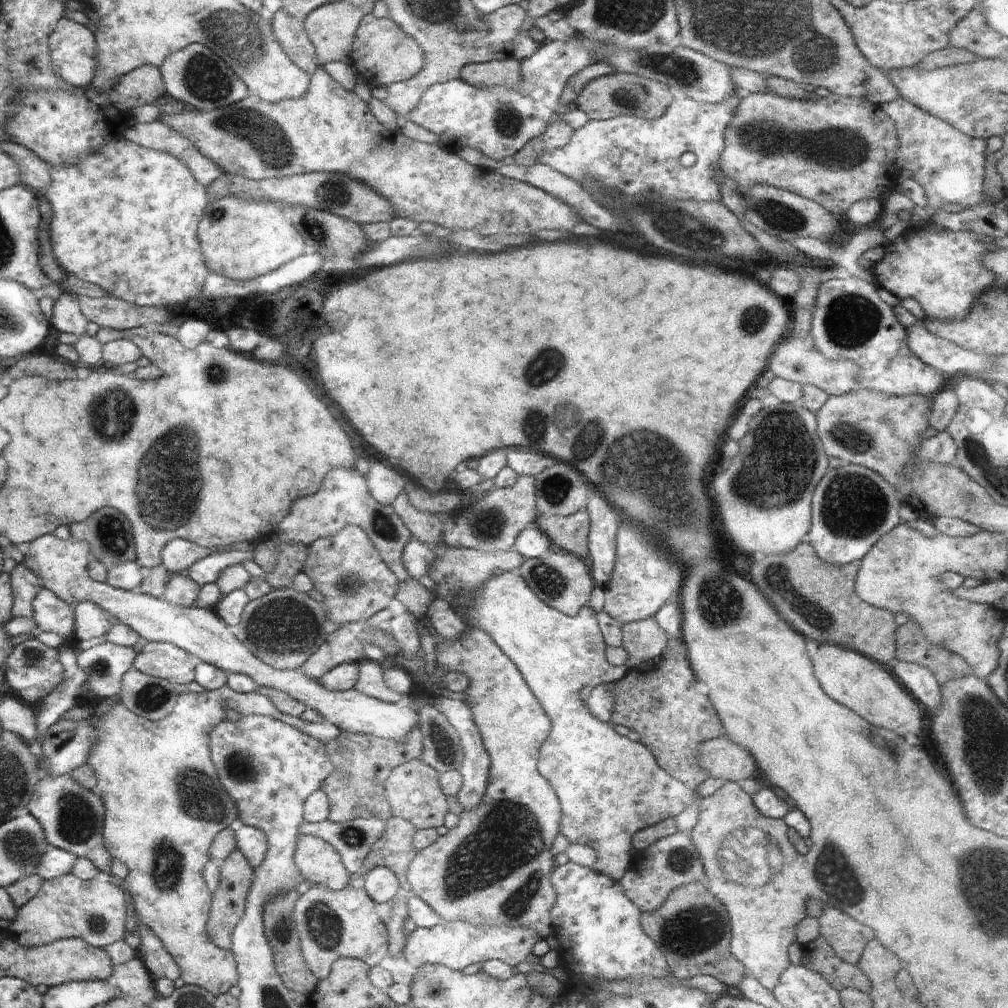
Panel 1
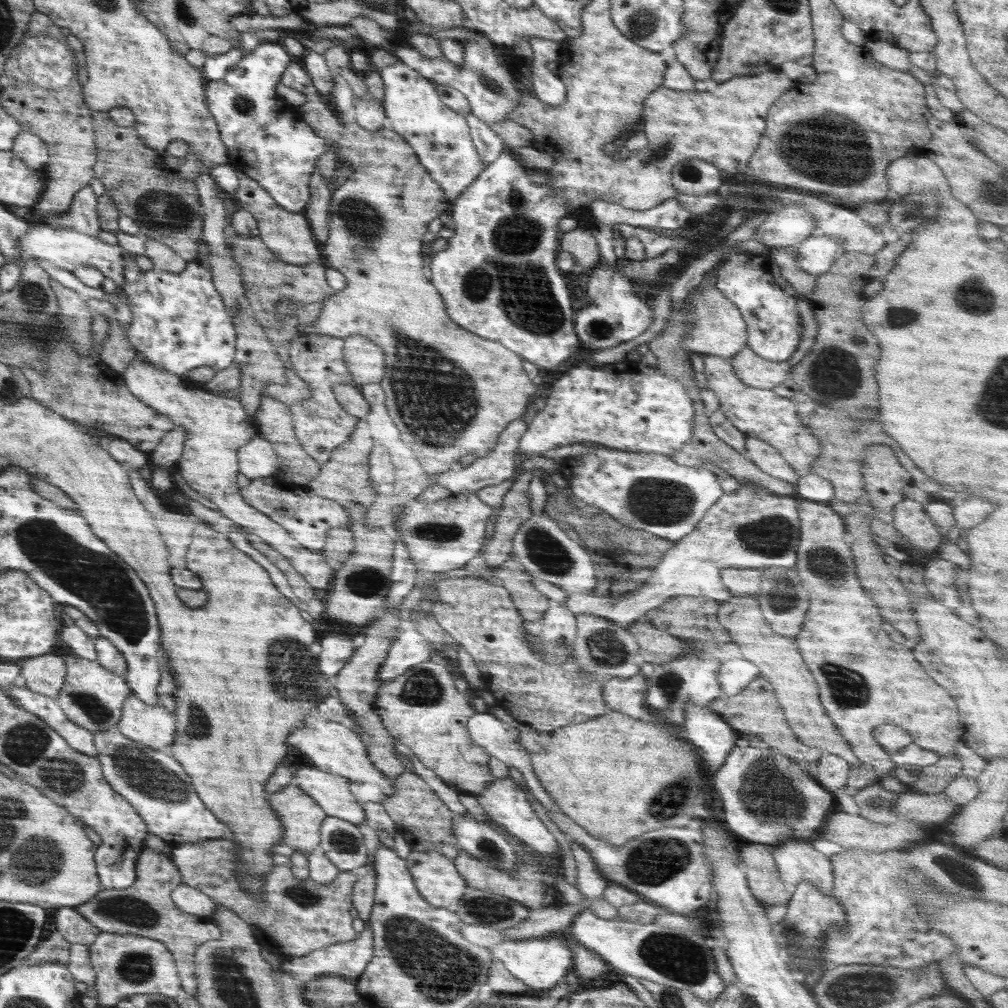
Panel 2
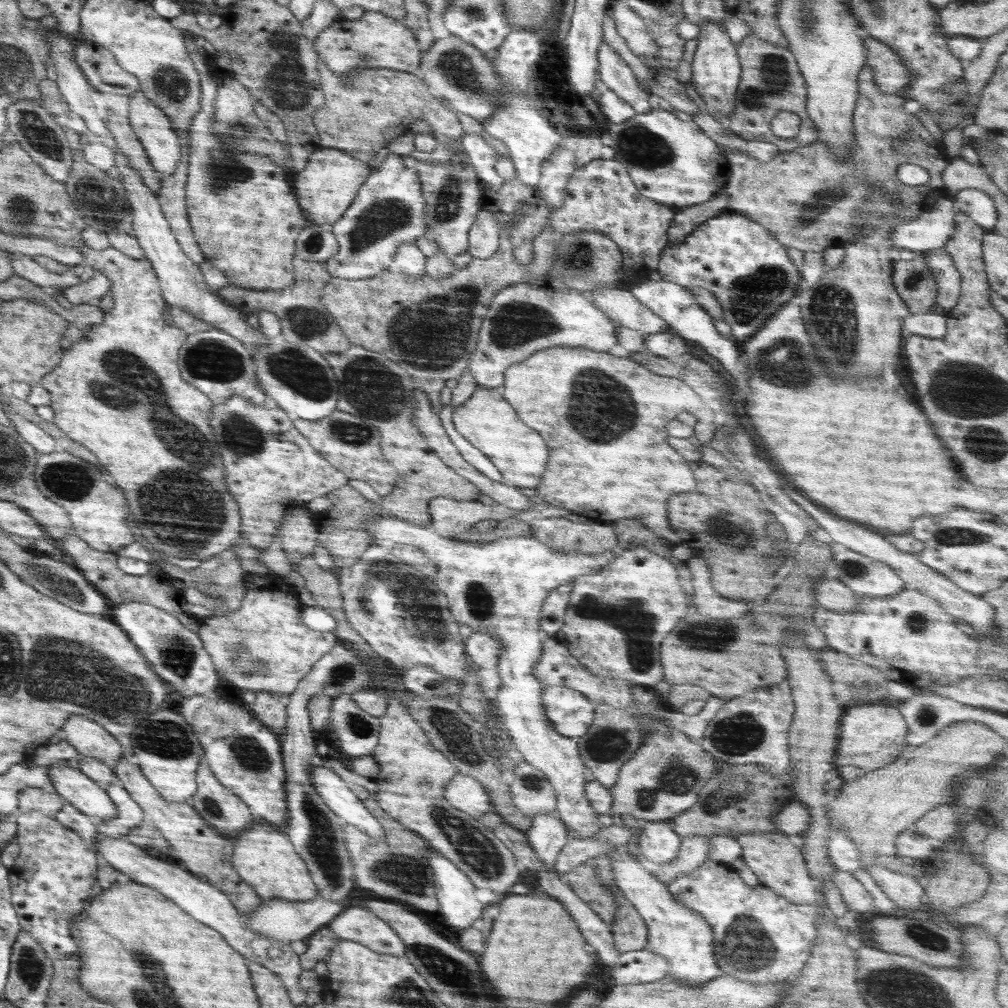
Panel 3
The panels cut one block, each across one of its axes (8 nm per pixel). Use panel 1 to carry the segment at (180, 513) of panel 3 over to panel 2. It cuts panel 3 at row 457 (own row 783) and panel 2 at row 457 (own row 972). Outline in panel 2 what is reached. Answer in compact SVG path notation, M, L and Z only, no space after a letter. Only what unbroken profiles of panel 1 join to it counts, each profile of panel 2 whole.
M136 354L131 365L122 374L124 384L129 392L154 408L158 414L170 418L176 428L186 430L186 438L182 455L176 468L182 475L182 480L198 494L216 504L229 520L249 530L254 535L264 539L272 548L290 559L292 566L316 589L325 590L333 582L334 567L321 554L304 548L297 540L290 537L285 528L272 521L269 516L252 508L244 502L236 483L239 472L238 450L248 444L257 435L254 421L246 416L244 406L239 398L218 398L206 390L192 390L186 386L186 381L173 372L155 367Z

